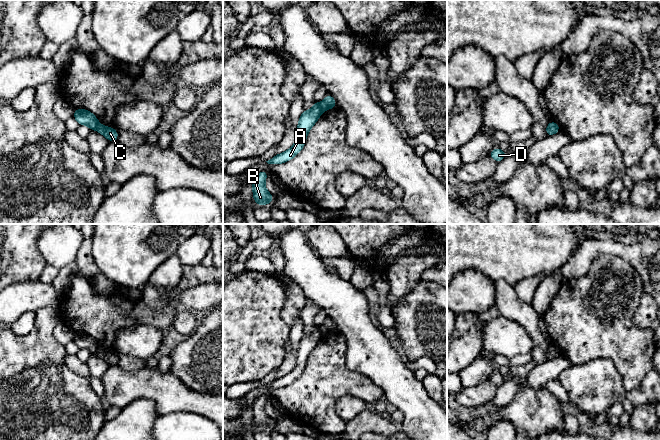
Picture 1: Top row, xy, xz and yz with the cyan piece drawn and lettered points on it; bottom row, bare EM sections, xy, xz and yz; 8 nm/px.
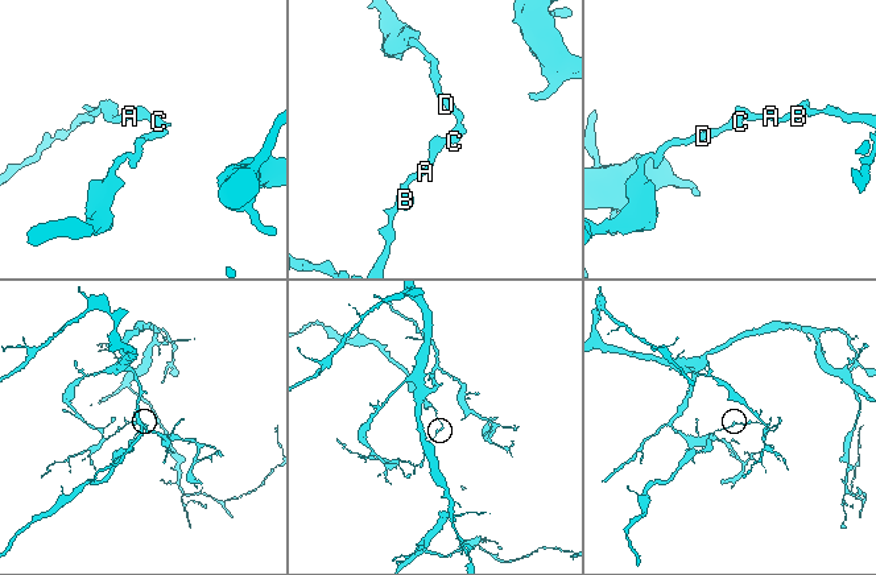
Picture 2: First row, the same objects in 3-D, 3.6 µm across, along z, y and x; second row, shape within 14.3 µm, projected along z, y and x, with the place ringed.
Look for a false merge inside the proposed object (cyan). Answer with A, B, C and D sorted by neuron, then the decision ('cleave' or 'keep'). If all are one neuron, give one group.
groups A B / C D; cleave

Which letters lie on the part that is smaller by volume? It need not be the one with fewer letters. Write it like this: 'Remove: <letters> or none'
Remove: C, D

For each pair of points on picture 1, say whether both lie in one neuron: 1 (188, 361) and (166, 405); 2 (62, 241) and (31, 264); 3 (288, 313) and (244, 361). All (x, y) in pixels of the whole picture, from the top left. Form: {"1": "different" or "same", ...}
{"1": "different", "2": "different", "3": "different"}

